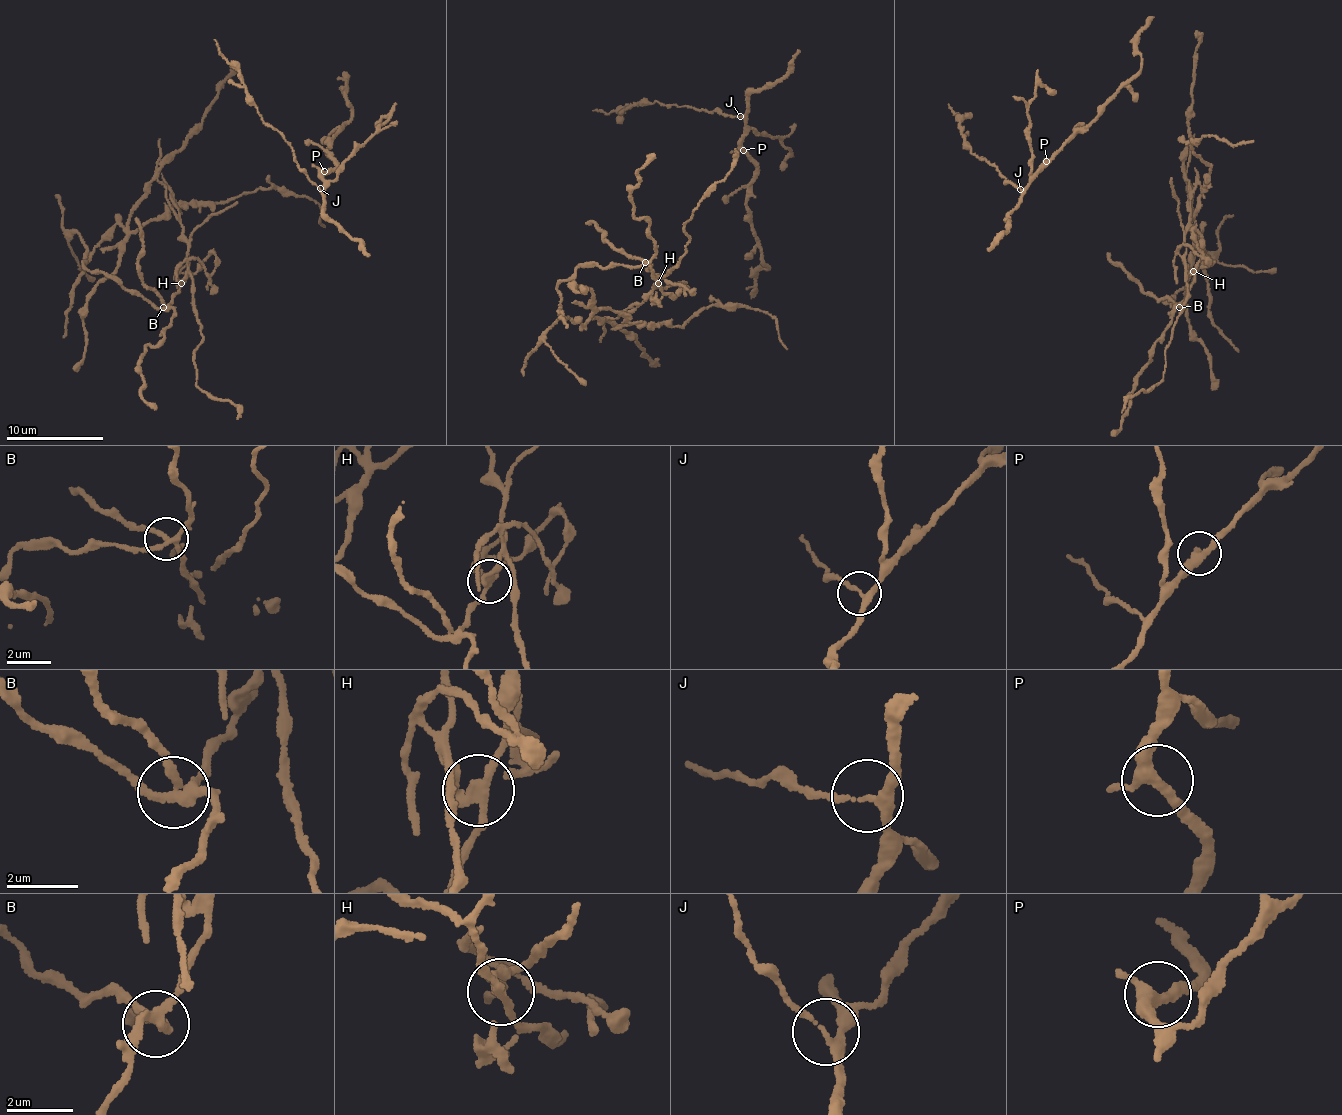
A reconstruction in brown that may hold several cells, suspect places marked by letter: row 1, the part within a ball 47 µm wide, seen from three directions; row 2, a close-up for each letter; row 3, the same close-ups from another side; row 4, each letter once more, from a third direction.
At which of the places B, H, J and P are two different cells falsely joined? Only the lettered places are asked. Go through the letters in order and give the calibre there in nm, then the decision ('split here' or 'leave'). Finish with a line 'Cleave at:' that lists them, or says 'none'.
B: calibre 260 nm; leave
H: calibre 240 nm; split here
J: calibre 200 nm; leave
P: calibre 320 nm; leave
Cleave at: H

